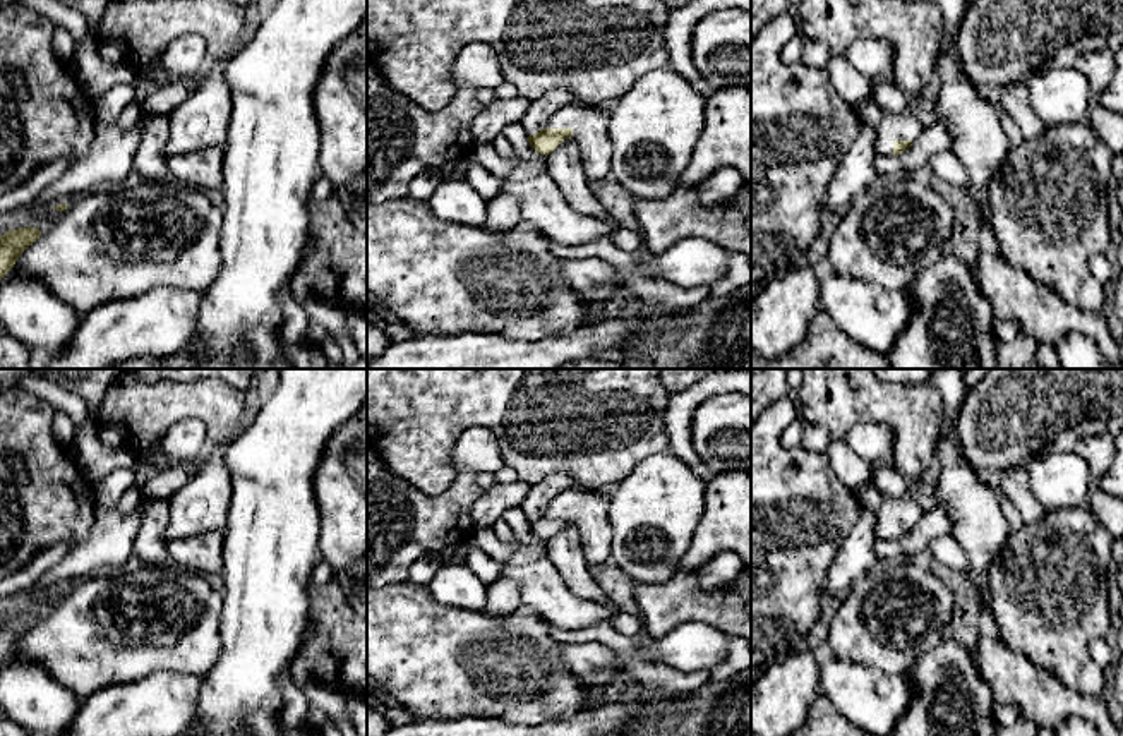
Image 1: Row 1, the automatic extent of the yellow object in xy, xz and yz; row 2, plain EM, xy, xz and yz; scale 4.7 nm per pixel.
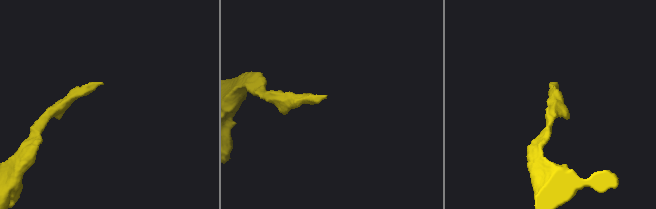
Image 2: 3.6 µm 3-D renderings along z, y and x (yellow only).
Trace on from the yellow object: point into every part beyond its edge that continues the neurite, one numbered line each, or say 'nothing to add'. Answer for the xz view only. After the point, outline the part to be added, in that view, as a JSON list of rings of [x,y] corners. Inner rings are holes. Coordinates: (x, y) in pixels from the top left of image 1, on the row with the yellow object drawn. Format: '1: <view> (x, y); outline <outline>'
1: xz (590, 122); outline [[[574,100],[557,108],[555,113],[545,122],[547,129],[573,130],[573,136],[564,139],[559,146],[574,144],[578,148],[581,154],[581,165],[590,184],[612,175],[609,118],[610,105],[588,105]]]

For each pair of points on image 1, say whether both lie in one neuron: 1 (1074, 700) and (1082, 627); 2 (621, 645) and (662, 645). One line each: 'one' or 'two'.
1: two
2: two

